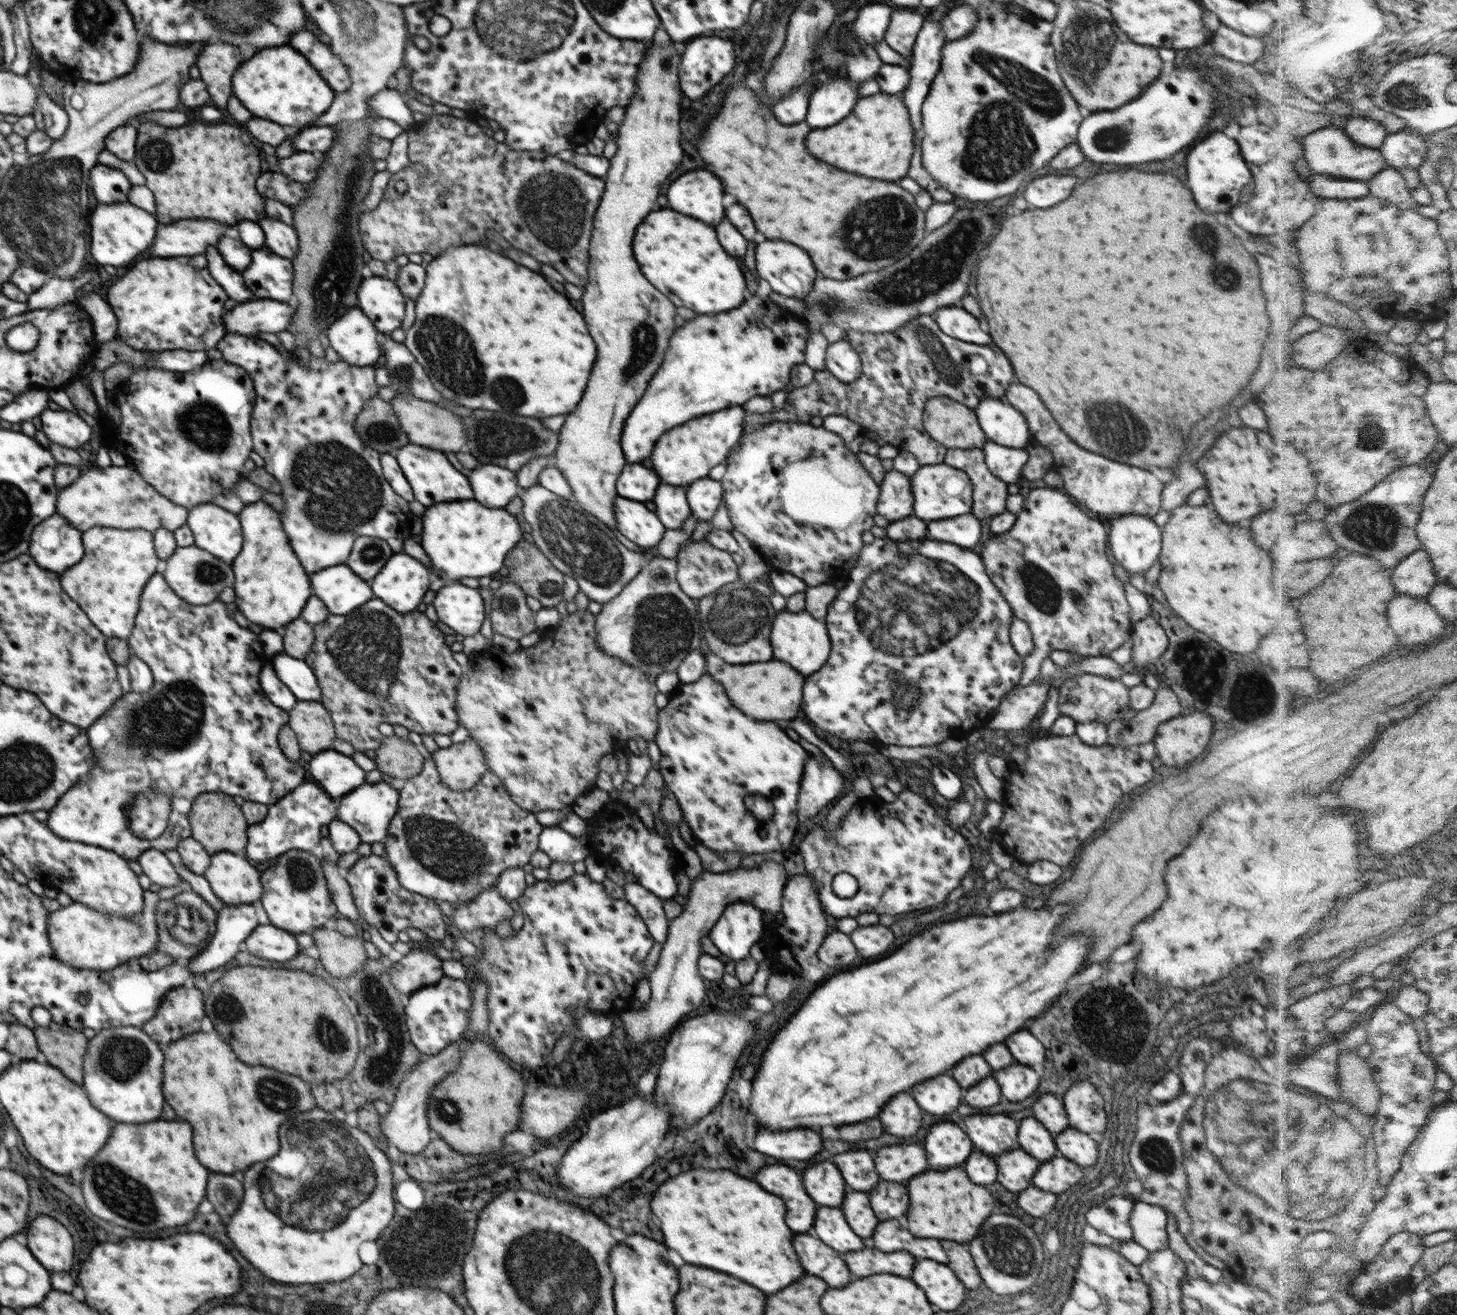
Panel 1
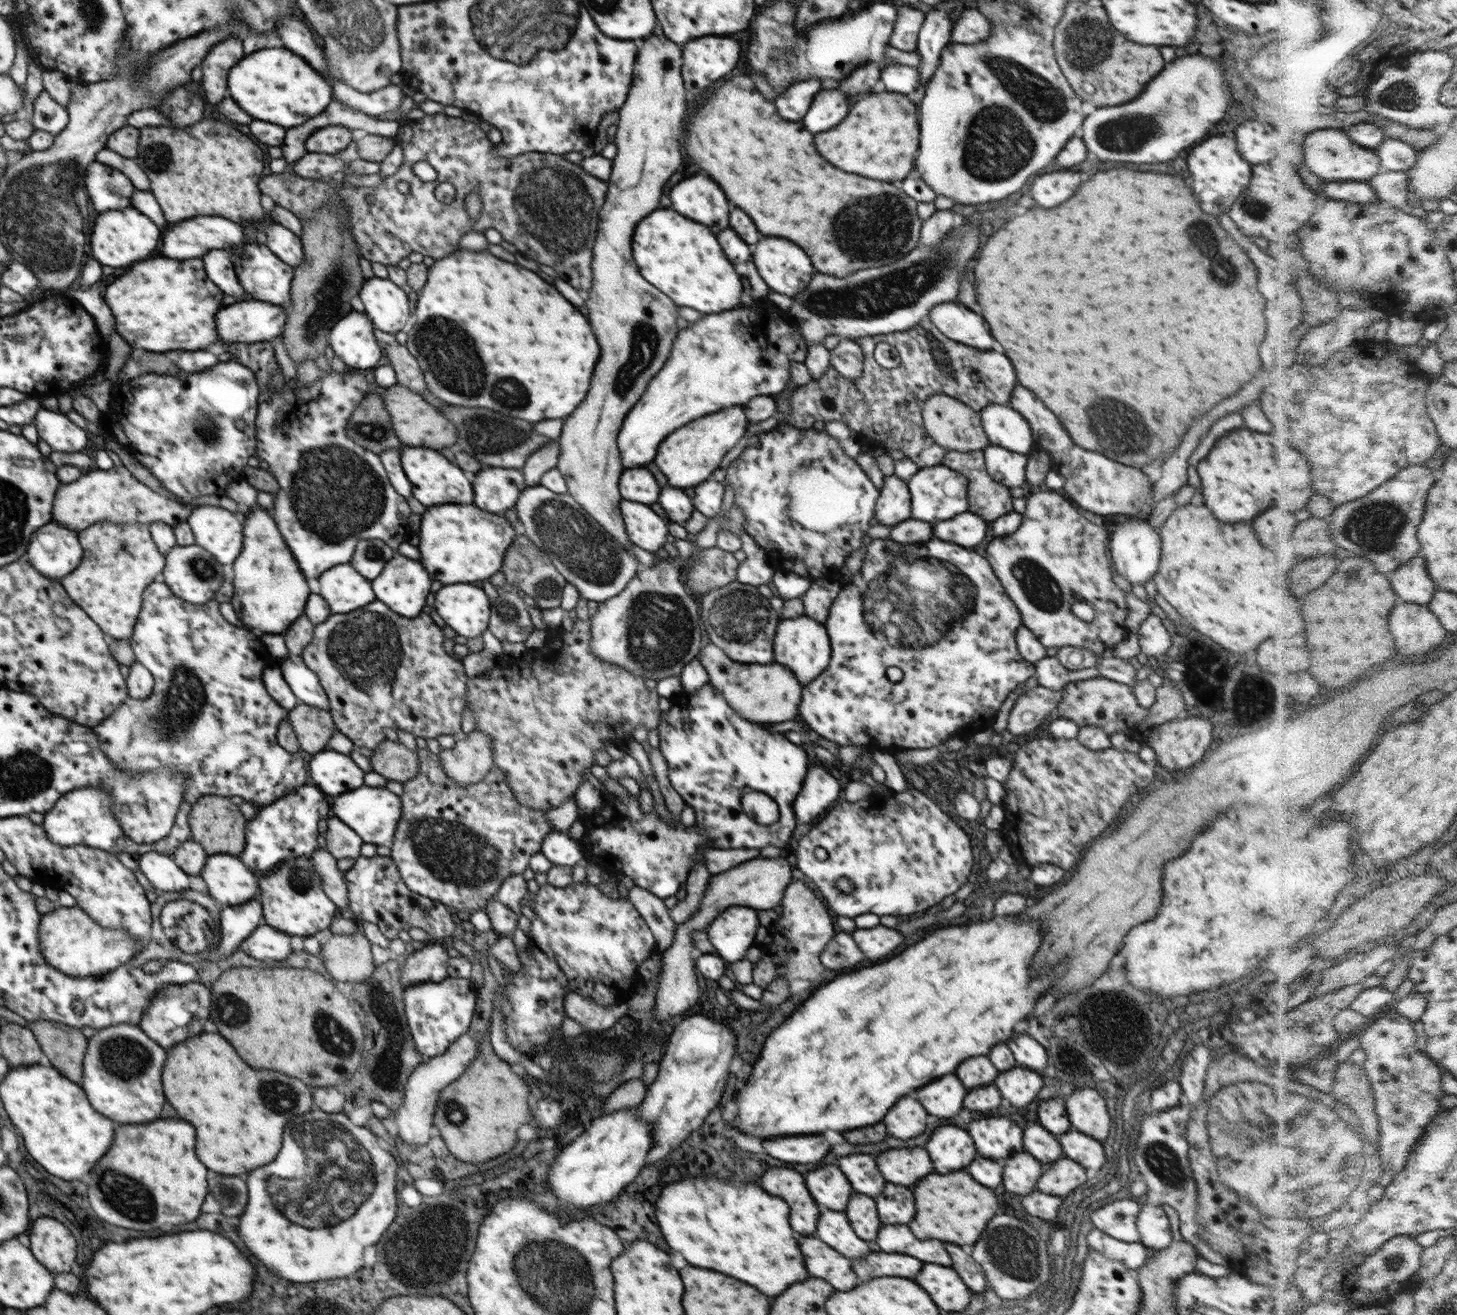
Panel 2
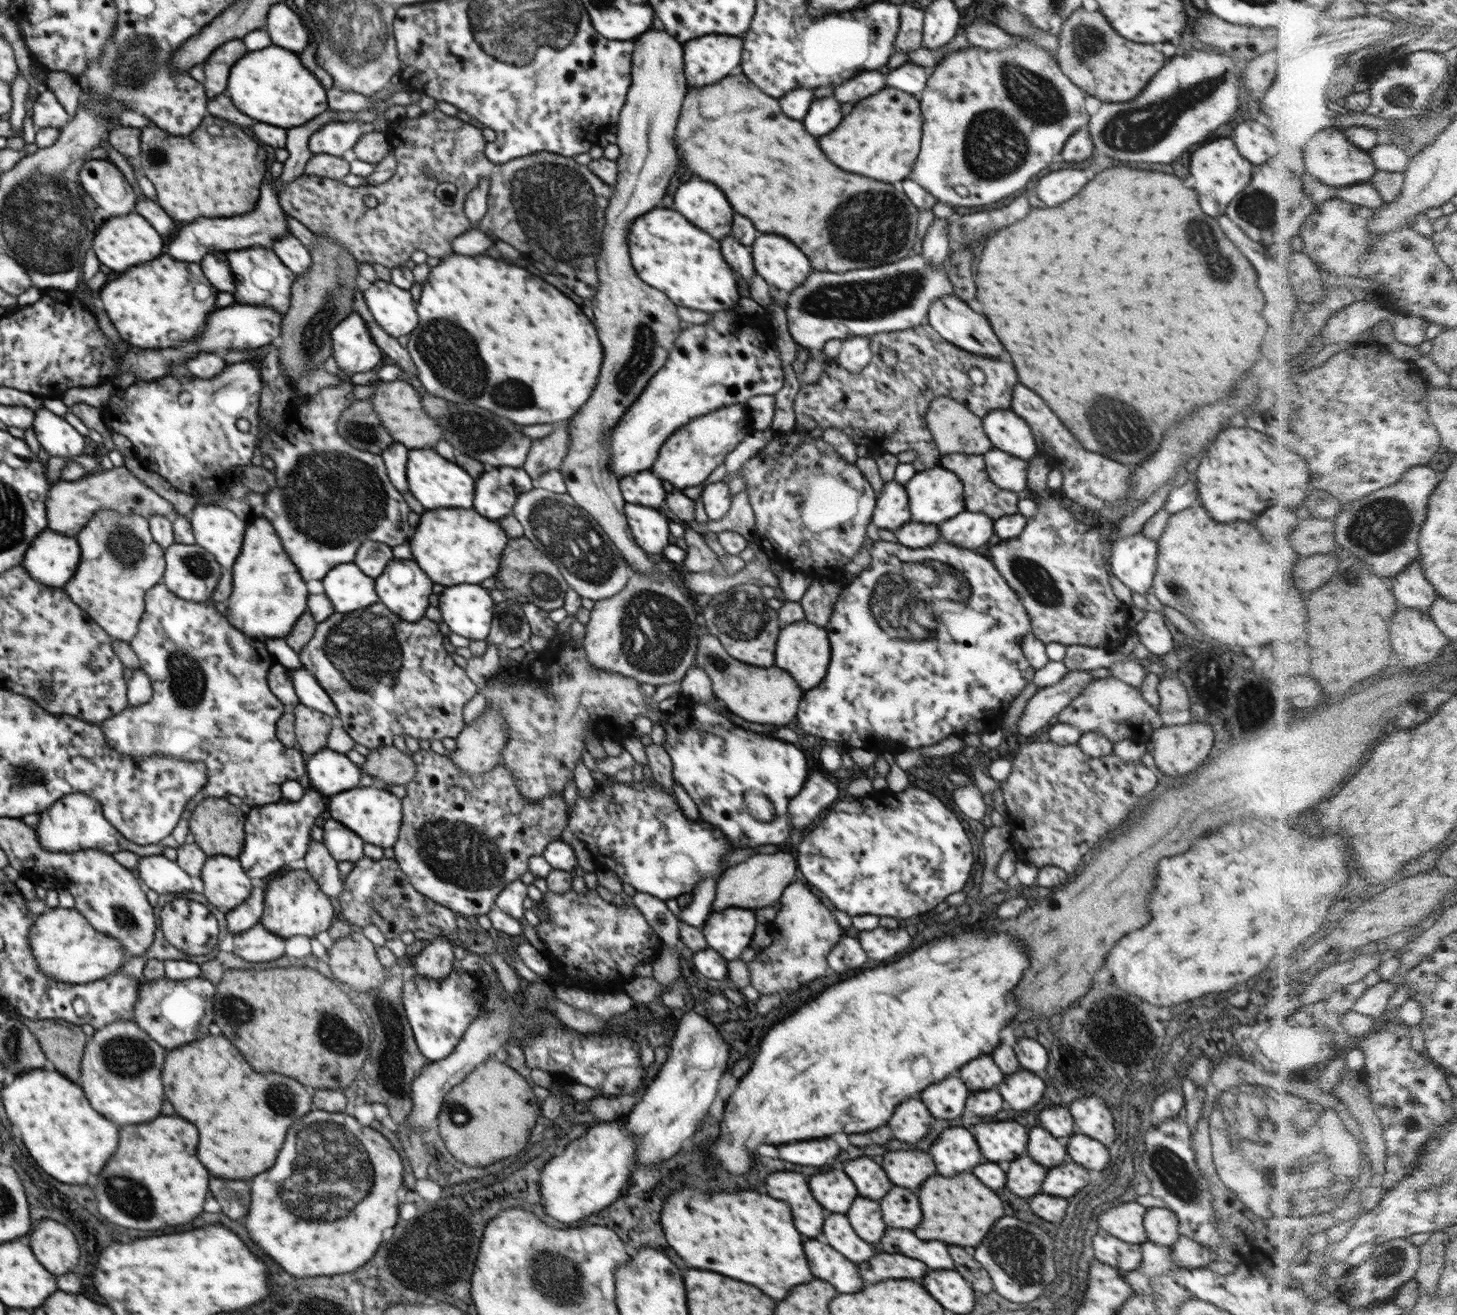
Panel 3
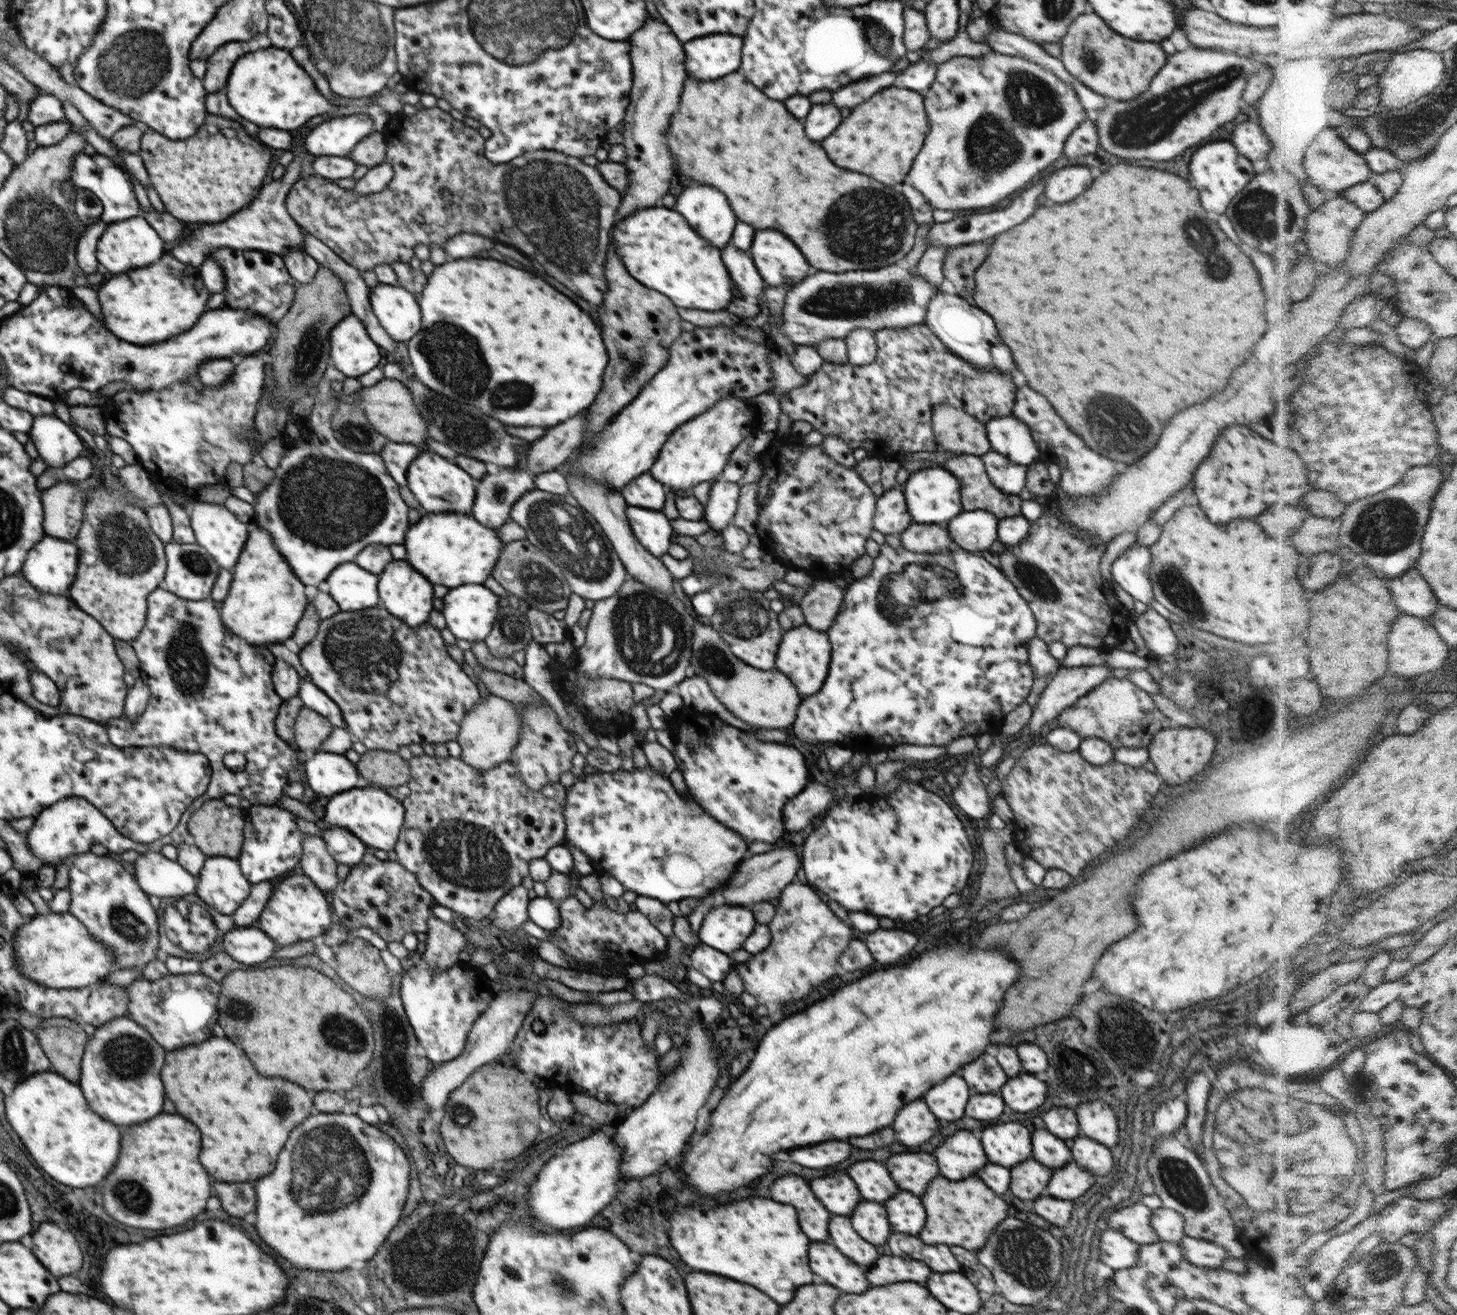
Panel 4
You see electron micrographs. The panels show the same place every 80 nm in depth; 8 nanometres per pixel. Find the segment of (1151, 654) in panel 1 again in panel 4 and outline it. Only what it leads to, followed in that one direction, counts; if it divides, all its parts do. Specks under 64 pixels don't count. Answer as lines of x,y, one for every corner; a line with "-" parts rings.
1148,608
1138,615
1135,624
1144,639
1146,649
1154,657
1174,657
1179,640
1170,629
1171,620
1162,617
1155,609

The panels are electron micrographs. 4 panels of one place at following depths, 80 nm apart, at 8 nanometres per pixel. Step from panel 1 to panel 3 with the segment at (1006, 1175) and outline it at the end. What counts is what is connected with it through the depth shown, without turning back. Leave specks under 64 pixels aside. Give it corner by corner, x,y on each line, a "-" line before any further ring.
1022,1156
1010,1164
1010,1170
1006,1174
1008,1174
1008,1184
1006,1184
1008,1190
1016,1196
1030,1198
1040,1192
1046,1170
1044,1166
1036,1164
1032,1158

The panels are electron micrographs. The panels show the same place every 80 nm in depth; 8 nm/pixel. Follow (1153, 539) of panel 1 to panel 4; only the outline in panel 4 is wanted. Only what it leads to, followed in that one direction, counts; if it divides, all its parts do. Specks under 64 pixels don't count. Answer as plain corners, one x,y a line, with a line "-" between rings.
1131,544
1112,563
1112,580
1120,585
1130,596
1150,606
1154,600
1153,588
1149,579
1151,569
1149,547

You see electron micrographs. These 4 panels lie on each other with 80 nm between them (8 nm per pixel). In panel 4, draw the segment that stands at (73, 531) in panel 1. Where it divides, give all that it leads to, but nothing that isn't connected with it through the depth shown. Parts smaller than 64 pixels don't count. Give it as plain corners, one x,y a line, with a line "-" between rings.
48,534
28,552
24,578
40,592
68,596
78,568
79,550
75,543

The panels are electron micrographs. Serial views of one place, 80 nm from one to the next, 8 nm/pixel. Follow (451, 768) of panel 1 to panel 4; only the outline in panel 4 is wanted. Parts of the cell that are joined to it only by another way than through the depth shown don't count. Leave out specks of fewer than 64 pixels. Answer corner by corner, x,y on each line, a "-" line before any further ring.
490,695
464,715
457,742
462,747
460,759
479,771
495,768
500,763
510,760
514,747
518,745
522,720
516,714
515,703
499,696

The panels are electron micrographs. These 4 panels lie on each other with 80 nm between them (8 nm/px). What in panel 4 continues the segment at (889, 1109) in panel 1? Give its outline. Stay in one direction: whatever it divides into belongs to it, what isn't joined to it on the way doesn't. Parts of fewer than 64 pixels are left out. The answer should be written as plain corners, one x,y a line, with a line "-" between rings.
922,1100
906,1104
894,1120
896,1140
906,1146
926,1144
938,1132
938,1120

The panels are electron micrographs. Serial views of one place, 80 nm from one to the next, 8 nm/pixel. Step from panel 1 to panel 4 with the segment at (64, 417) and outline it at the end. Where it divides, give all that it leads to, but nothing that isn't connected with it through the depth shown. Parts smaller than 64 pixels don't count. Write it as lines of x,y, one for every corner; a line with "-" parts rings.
56,415
35,416
34,427
28,436
47,466
61,469
80,457
80,452
84,450
84,441

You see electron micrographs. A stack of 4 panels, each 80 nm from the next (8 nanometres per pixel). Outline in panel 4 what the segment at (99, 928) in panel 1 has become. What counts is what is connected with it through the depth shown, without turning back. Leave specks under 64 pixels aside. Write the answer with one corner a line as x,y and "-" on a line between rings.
68,911
36,914
15,938
19,971
30,980
52,989
80,989
103,981
113,971
113,954

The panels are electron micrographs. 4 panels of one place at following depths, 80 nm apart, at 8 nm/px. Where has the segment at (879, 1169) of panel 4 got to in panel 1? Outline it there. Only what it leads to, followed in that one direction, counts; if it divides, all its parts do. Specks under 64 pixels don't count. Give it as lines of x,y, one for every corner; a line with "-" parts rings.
864,1150
836,1154
834,1164
842,1172
846,1184
854,1191
870,1194
872,1188
876,1188
876,1184
880,1180
878,1172
874,1168
872,1156

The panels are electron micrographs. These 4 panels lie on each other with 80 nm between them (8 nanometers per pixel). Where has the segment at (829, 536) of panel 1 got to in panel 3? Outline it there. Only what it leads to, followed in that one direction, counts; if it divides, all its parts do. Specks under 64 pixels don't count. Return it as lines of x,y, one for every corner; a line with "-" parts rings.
795,430
785,432
782,434
776,434
770,439
761,451
758,451
746,461
746,464
735,472
735,477
744,476
750,506
752,506
752,512
755,516
755,530
753,534
757,540
758,545
762,550
767,553
770,561
776,561
778,565
782,565
784,570
796,571
797,573
804,573
813,577
823,577
825,572
833,570
834,568
842,568
845,564
848,564
852,557
863,547
866,540
866,528
868,524
872,522
873,513
876,507
877,494
871,487
871,484
867,481
865,476
860,472
860,469
850,462
846,462
835,451
833,446
830,446
823,438
810,437
808,431
806,433
798,433

